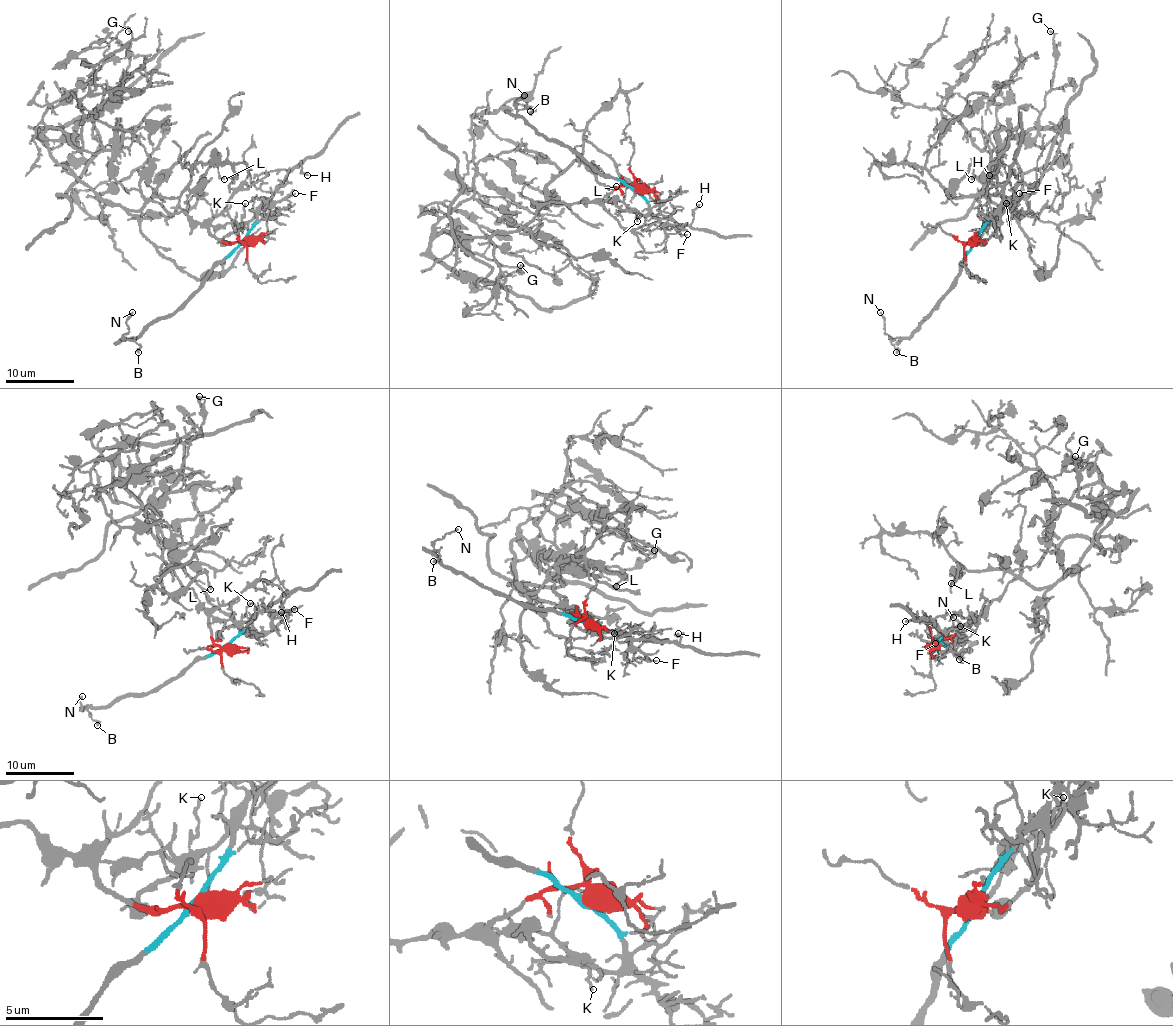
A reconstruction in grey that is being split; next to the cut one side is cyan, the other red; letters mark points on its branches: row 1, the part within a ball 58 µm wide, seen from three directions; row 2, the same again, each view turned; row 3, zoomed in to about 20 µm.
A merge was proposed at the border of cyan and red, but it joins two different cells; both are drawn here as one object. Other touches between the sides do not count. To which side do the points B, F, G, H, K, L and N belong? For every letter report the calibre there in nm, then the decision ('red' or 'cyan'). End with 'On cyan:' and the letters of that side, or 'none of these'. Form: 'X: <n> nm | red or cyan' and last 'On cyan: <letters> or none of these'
B: 170 nm | cyan
F: 120 nm | cyan
G: 80 nm | red
H: 150 nm | cyan
K: 130 nm | cyan
L: 160 nm | red
N: 100 nm | cyan
On cyan: B, F, H, K, N

